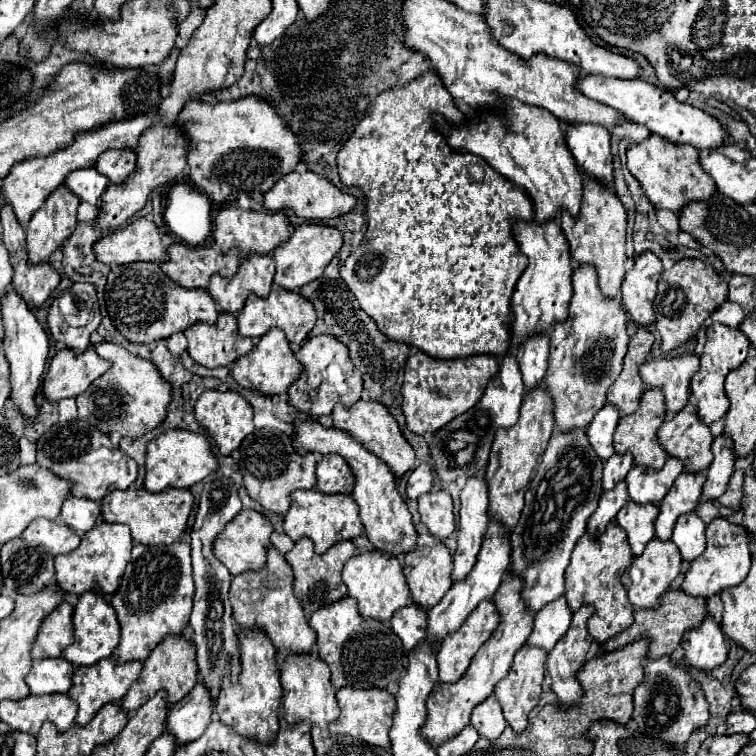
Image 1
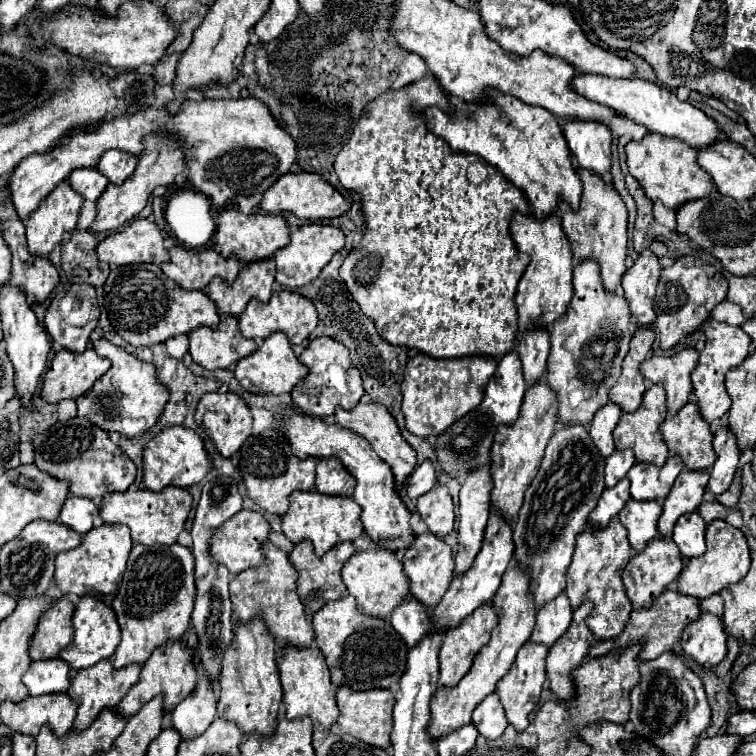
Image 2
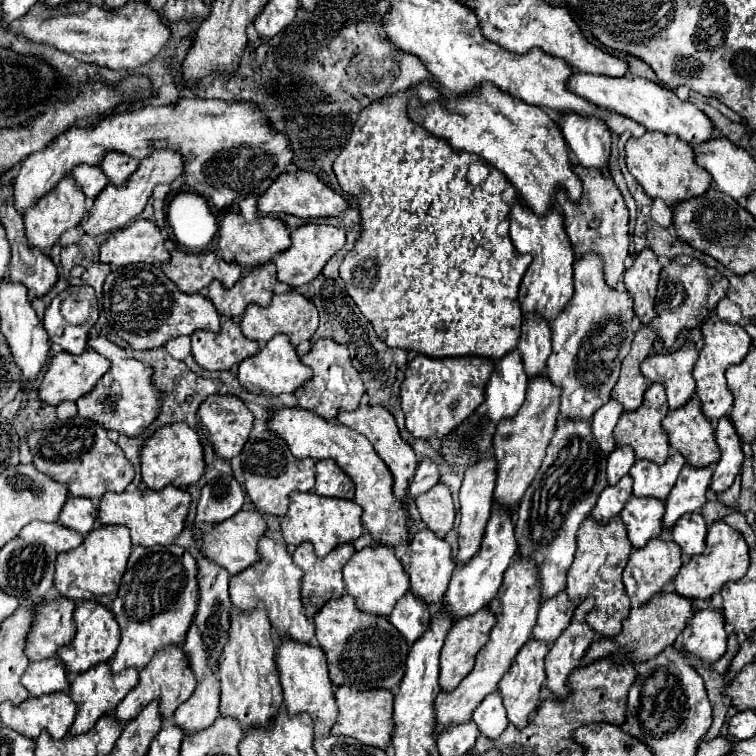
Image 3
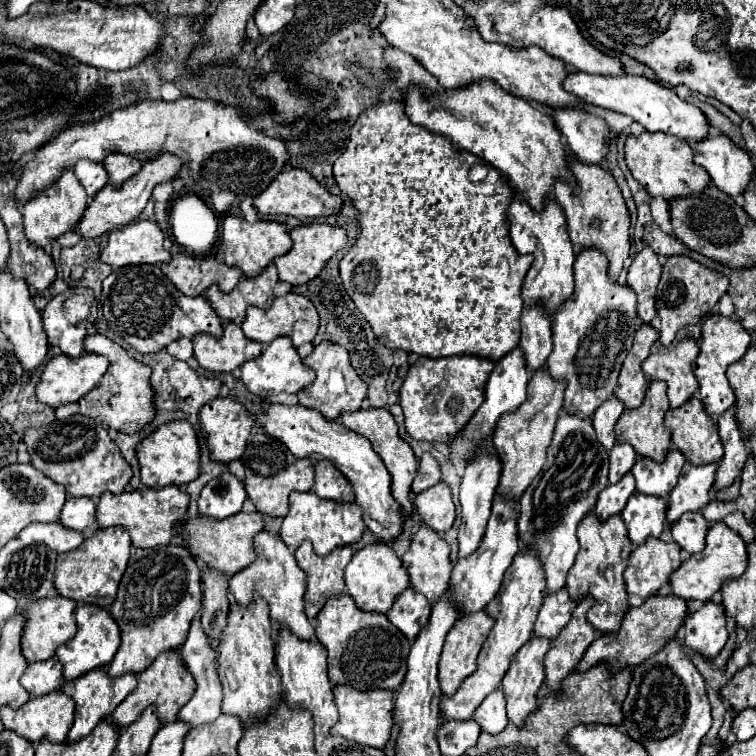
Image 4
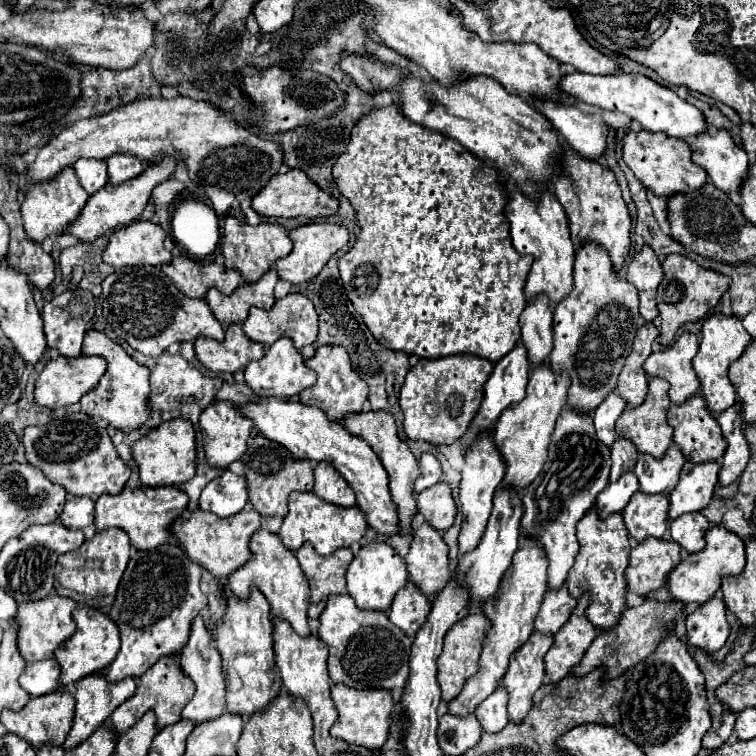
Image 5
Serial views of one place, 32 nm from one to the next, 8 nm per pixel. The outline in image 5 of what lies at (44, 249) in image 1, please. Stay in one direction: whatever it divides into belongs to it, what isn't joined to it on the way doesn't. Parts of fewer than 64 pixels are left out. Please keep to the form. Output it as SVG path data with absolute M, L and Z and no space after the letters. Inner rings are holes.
M66 168L54 180L30 188L20 202L20 212L24 218L26 236L30 240L42 244L52 234L64 234L66 228L80 216L86 202L88 202L88 194L84 192L82 184L76 180L74 168Z

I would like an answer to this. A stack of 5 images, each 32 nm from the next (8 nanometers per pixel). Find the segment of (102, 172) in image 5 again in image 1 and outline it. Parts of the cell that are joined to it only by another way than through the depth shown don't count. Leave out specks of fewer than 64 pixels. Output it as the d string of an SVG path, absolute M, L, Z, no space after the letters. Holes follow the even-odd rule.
M82 168L82 170L74 170L64 184L80 200L88 204L96 204L108 186L108 180L96 168Z

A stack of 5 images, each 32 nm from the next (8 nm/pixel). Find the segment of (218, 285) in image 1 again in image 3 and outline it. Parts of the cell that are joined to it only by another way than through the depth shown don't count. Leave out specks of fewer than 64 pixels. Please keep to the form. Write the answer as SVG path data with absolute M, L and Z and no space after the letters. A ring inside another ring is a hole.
M262 264L260 268L252 268L252 272L242 272L242 278L232 286L224 288L214 280L208 286L208 298L216 306L218 314L224 318L240 320L246 306L256 302L260 306L268 306L272 300L272 286L276 282L276 264Z

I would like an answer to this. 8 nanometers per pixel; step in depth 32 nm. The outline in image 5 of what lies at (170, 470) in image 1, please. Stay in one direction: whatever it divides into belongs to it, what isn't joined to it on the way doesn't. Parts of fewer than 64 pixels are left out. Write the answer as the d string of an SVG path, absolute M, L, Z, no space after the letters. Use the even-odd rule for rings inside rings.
M176 418L160 424L150 434L132 444L132 454L146 486L180 486L196 476L196 432L190 420Z

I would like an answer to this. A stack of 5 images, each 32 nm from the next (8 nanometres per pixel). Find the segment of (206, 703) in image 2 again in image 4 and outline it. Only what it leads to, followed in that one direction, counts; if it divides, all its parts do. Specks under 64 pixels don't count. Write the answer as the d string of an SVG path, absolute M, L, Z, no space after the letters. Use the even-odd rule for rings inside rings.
M192 620L192 626L190 626L190 632L188 632L188 640L184 642L184 646L180 648L182 652L182 658L184 658L184 664L186 668L192 672L194 680L196 680L196 692L194 696L190 698L188 704L184 704L180 708L180 714L178 714L178 722L184 722L188 724L190 728L198 728L198 726L204 726L204 724L212 724L212 720L216 720L222 712L220 712L220 704L222 704L222 684L220 684L220 678L216 674L216 664L218 664L218 654L208 646L208 638L206 634L202 632L200 628L200 620Z

